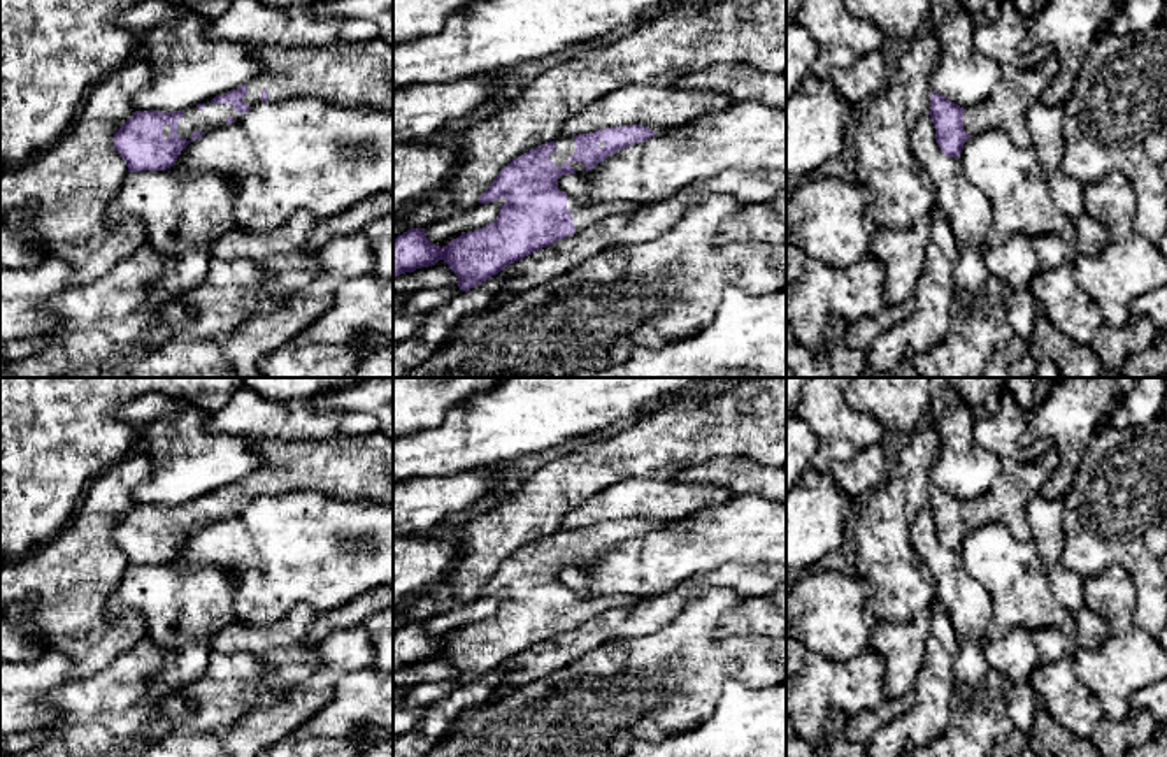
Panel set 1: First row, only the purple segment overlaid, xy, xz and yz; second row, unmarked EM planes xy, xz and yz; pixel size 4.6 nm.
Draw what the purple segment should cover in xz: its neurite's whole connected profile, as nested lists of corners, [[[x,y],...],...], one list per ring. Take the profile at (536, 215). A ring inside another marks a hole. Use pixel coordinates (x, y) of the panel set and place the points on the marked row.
[[[628,125],[628,126],[614,126],[614,128],[604,128],[597,130],[593,133],[579,133],[574,137],[558,137],[556,141],[546,142],[539,148],[530,149],[528,153],[514,158],[511,163],[507,163],[500,174],[495,177],[495,181],[490,184],[490,188],[481,193],[479,204],[490,204],[497,202],[500,198],[505,200],[505,204],[500,207],[498,218],[469,234],[462,234],[460,237],[453,239],[447,246],[440,248],[432,244],[426,239],[425,228],[411,228],[393,239],[393,278],[414,272],[416,269],[435,265],[439,260],[444,260],[449,269],[458,276],[458,286],[462,292],[467,292],[470,288],[476,288],[488,278],[498,274],[507,265],[535,253],[537,249],[542,249],[556,241],[562,241],[569,235],[574,235],[576,232],[588,228],[590,225],[597,223],[598,220],[609,216],[609,214],[628,214],[641,211],[642,207],[637,204],[618,204],[618,202],[600,202],[591,205],[581,205],[574,198],[567,197],[563,191],[558,190],[558,179],[567,174],[579,174],[584,176],[588,170],[591,170],[597,163],[604,162],[607,156],[618,153],[623,148],[628,148],[635,142],[648,141],[655,137],[658,132],[655,128],[648,128],[642,125]]]

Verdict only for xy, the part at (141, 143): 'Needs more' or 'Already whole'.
Needs more

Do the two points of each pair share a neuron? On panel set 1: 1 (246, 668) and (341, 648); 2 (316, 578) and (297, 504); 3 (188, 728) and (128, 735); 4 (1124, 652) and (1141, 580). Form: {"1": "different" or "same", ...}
{"1": "different", "2": "same", "3": "different", "4": "different"}

